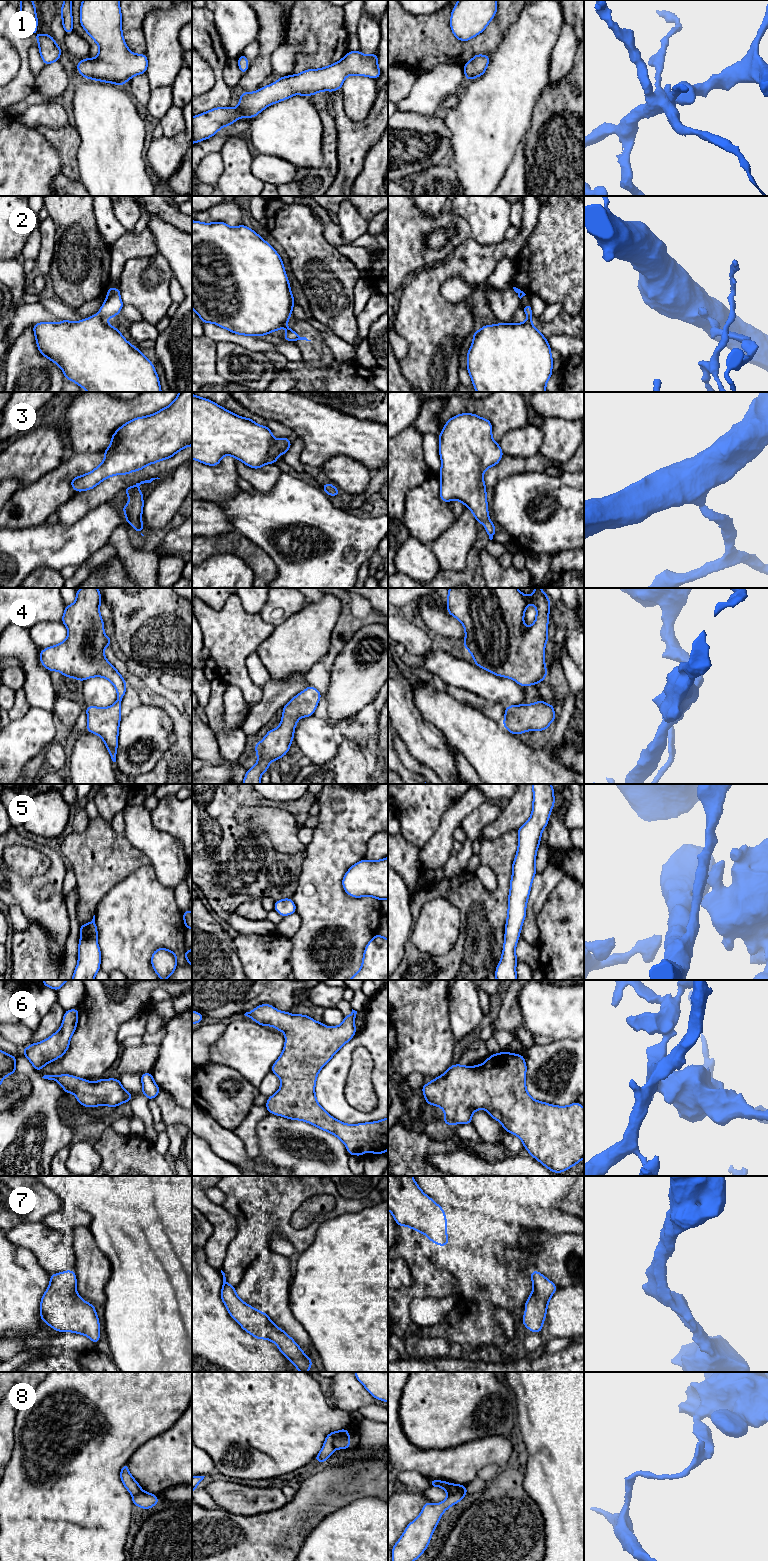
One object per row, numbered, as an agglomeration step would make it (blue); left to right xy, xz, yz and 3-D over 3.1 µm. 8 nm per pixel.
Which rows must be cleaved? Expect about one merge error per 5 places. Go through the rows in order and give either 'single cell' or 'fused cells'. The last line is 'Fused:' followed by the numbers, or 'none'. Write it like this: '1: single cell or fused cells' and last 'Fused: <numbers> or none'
1: single cell
2: single cell
3: single cell
4: single cell
5: single cell
6: single cell
7: single cell
8: fused cells
Fused: 8

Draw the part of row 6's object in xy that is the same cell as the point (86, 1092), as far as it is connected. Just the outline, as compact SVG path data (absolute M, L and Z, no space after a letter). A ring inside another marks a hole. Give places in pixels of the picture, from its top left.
M44 1075L42 1078L57 1081L66 1094L74 1093L84 1107L106 1105L112 1108L130 1102L132 1094L124 1089L119 1079L98 1079L95 1083L73 1075Z

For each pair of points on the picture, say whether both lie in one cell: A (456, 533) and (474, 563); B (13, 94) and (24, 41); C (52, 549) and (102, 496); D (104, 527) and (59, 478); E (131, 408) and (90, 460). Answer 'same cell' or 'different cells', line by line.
A: different cells
B: same cell
C: different cells
D: different cells
E: different cells

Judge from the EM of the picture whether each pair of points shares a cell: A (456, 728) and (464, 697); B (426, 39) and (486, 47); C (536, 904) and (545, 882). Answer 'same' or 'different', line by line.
A: different
B: same
C: same

